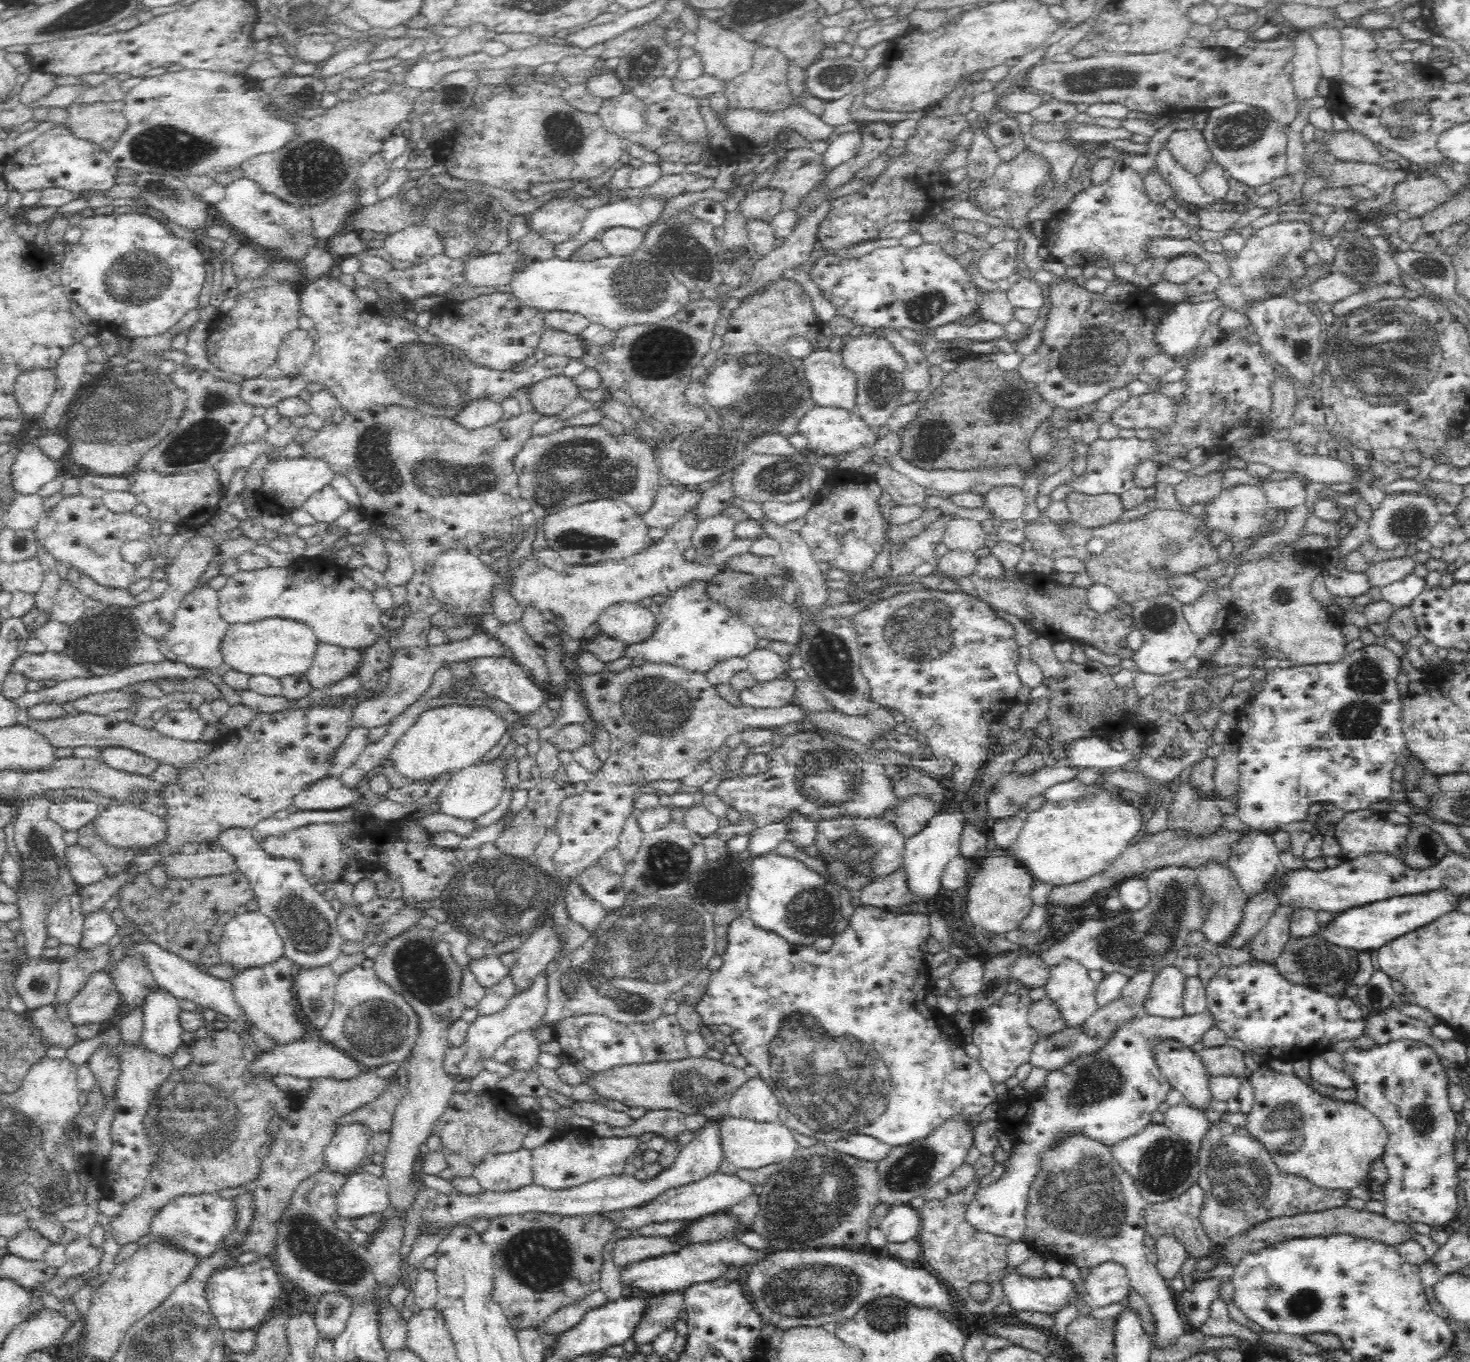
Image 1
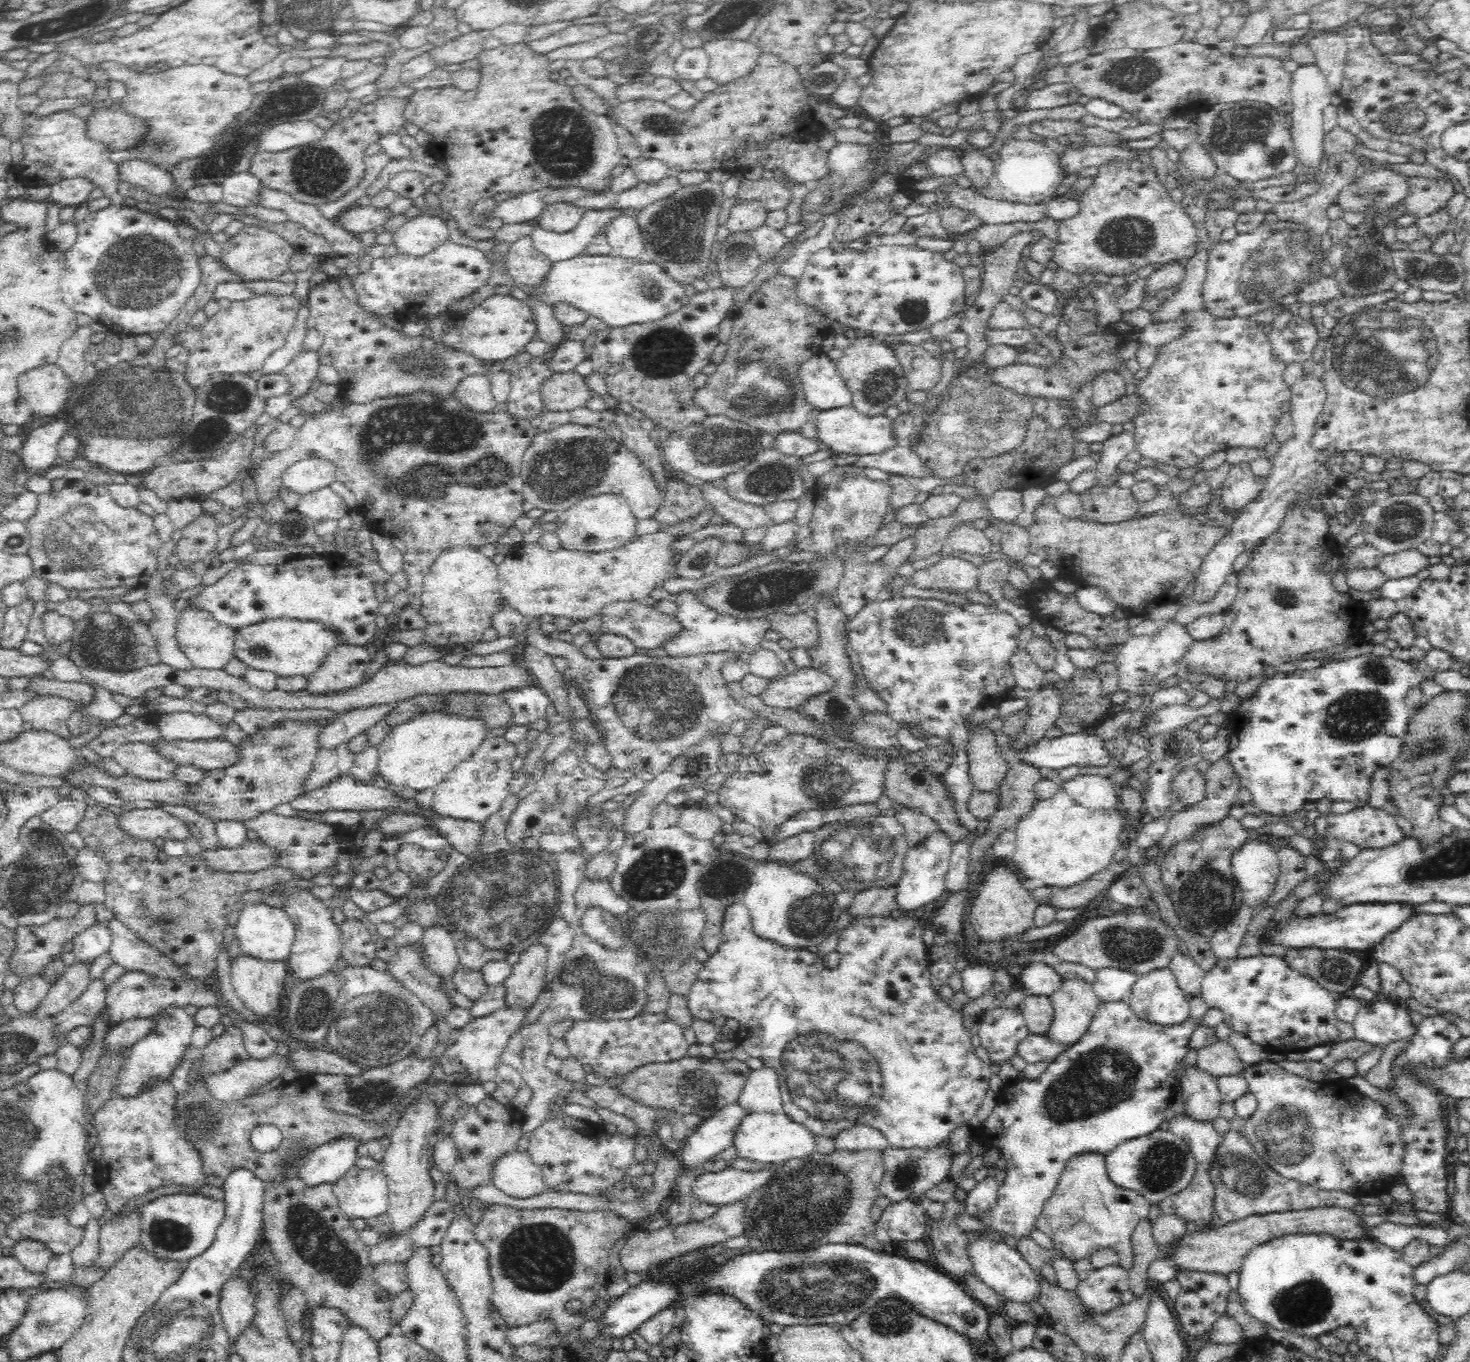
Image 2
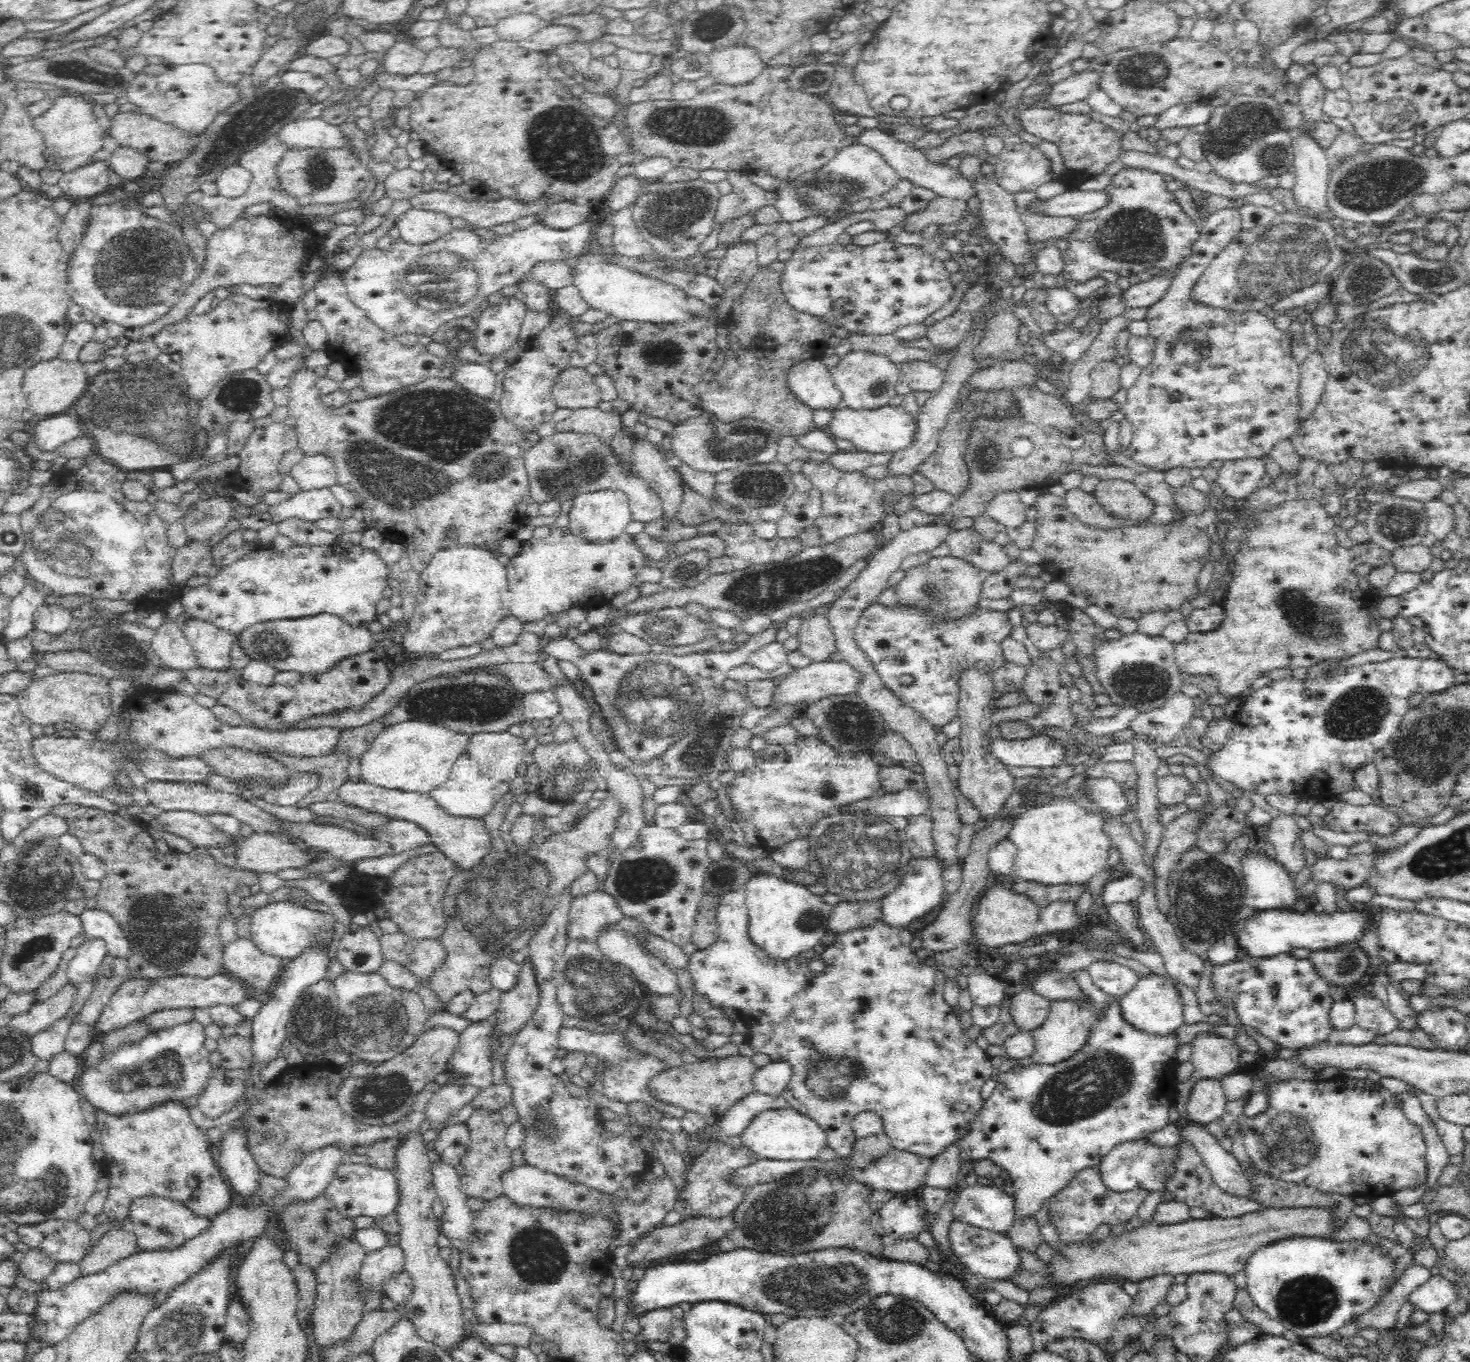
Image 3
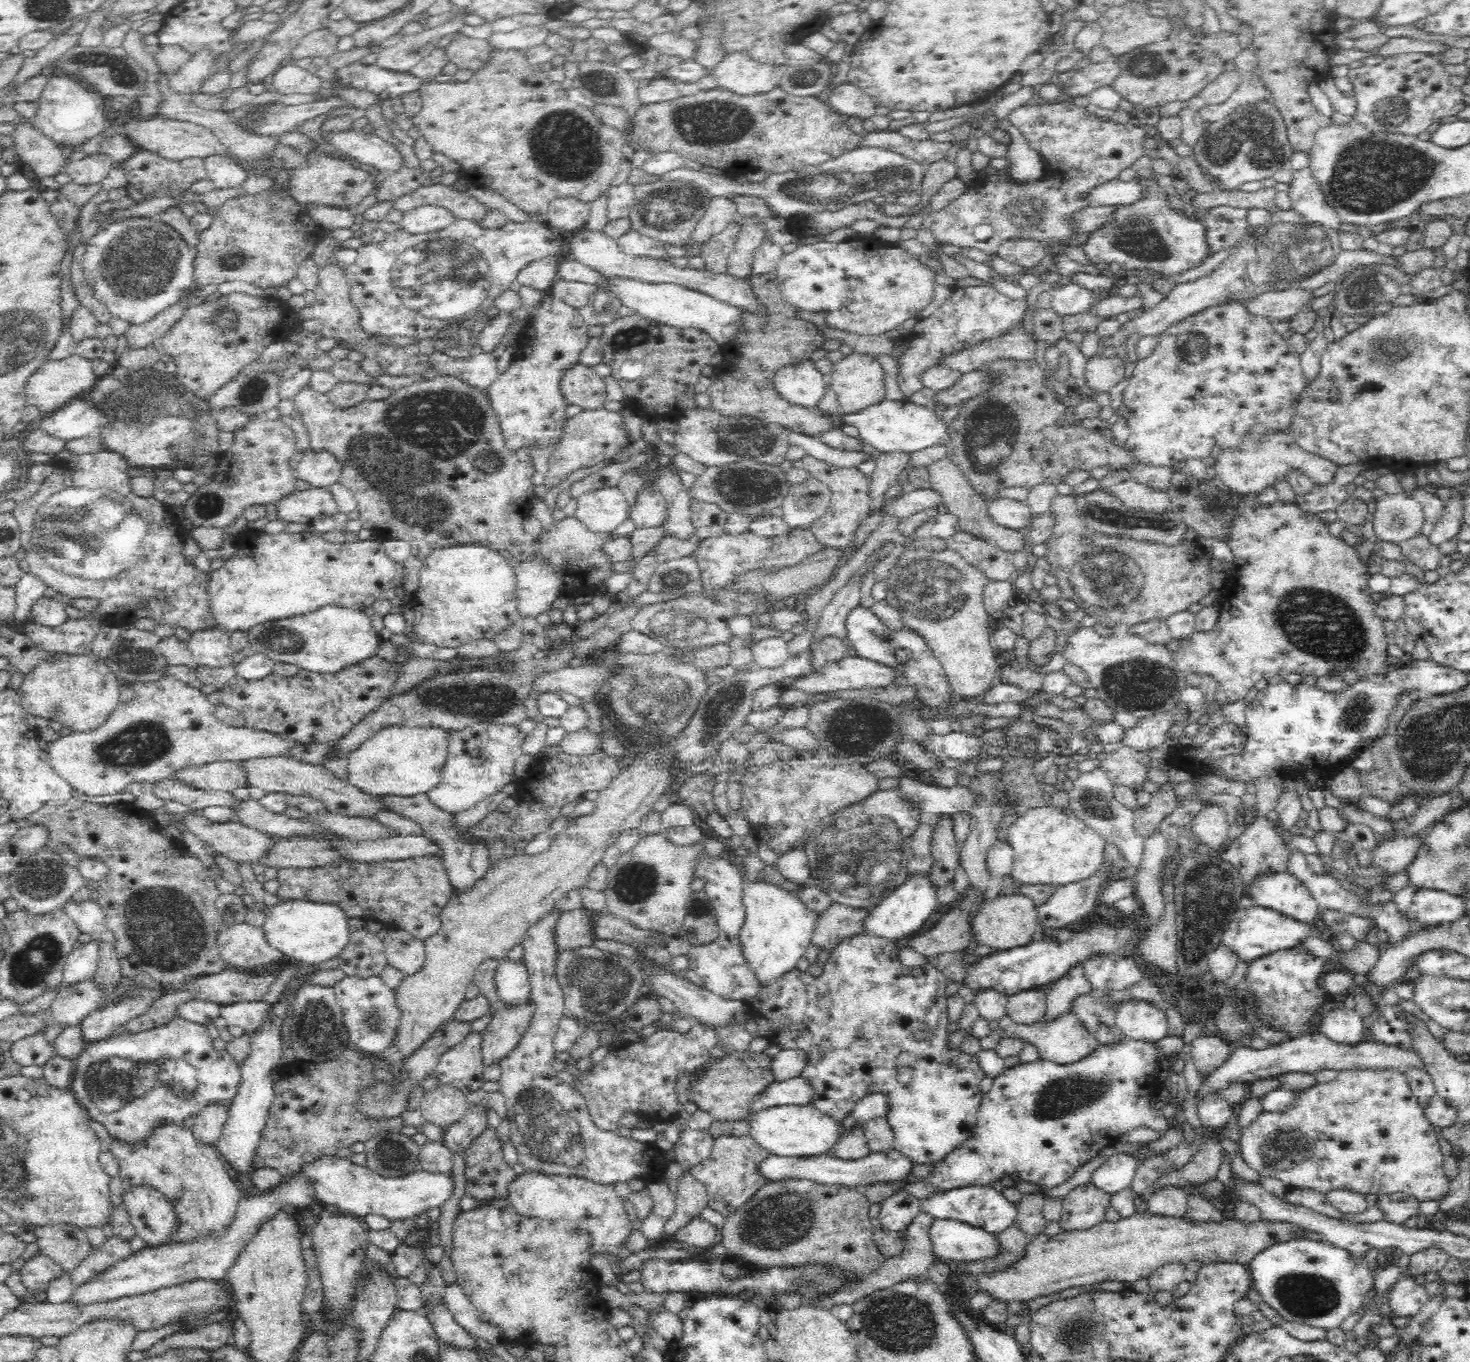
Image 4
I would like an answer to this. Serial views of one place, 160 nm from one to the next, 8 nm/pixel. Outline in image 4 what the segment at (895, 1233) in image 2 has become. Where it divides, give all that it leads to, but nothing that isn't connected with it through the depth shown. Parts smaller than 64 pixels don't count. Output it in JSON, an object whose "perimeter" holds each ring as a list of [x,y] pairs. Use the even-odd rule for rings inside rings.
{"perimeter":[[[901,1190],[881,1202],[878,1220],[886,1231],[901,1233],[915,1218],[918,1212],[918,1199]]]}

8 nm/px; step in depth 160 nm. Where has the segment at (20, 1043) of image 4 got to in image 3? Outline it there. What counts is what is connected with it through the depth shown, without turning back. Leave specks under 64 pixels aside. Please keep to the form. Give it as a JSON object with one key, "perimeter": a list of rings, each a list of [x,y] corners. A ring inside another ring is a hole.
{"perimeter":[[[67,1018],[57,1020],[46,1030],[29,1036],[29,1052],[39,1060],[50,1061],[64,1051],[66,1032],[72,1021]]]}

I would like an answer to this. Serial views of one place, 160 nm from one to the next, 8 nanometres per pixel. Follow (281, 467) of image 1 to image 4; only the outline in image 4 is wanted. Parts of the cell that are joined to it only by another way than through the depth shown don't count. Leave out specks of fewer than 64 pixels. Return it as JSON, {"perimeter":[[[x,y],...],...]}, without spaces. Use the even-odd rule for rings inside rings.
{"perimeter":[[[307,452],[295,466],[298,478],[312,487],[328,488],[340,483],[342,464],[332,452]]]}

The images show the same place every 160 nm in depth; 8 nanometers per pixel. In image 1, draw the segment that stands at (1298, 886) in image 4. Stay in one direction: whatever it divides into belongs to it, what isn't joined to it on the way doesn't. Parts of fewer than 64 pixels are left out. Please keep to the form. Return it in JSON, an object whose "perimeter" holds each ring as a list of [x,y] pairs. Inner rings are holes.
{"perimeter":[[[1251,830],[1232,844],[1226,864],[1249,900],[1264,892],[1276,878],[1281,865],[1278,854],[1271,835],[1266,832]]]}

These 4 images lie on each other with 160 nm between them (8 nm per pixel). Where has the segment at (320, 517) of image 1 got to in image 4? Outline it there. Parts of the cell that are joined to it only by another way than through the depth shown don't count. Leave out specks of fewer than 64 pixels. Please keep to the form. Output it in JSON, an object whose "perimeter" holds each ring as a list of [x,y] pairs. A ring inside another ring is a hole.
{"perimeter":[[[312,487],[310,490],[298,490],[280,500],[277,514],[281,521],[303,522],[311,524],[322,516],[333,516],[337,512],[337,503],[326,488]]]}

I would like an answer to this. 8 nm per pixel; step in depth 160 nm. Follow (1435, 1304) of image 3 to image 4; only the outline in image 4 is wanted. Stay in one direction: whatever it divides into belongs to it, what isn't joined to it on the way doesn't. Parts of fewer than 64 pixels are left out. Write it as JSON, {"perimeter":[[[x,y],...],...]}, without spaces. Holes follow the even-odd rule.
{"perimeter":[[[1400,1273],[1396,1282],[1385,1292],[1385,1297],[1388,1298],[1390,1312],[1397,1317],[1412,1317],[1430,1298],[1424,1287],[1415,1283],[1415,1278],[1406,1273]]]}

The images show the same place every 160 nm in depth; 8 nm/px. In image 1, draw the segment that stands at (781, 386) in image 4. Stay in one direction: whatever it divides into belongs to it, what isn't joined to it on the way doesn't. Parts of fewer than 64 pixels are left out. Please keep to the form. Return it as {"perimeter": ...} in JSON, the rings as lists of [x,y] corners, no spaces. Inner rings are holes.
{"perimeter":[[[828,348],[810,351],[803,358],[803,366],[814,406],[856,411],[856,377],[844,371],[839,353]]]}

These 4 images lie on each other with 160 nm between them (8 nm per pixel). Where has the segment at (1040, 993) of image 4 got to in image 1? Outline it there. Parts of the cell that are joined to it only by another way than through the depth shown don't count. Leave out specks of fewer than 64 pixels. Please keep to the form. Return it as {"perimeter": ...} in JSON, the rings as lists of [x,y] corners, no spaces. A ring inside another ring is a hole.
{"perimeter":[[[1046,996],[1028,1006],[1027,1021],[1040,1037],[1064,1029],[1064,1021],[1060,1018],[1056,1003]]]}

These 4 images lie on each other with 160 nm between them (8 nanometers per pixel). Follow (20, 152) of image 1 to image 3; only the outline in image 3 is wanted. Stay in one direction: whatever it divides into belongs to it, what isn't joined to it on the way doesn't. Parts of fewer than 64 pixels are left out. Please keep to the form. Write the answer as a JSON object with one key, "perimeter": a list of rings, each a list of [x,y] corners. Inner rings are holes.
{"perimeter":[[[71,92],[49,100],[49,110],[33,119],[33,125],[44,135],[49,160],[47,169],[61,169],[65,173],[90,162],[91,156],[102,148],[106,121],[94,116],[94,106],[97,103],[84,94]]]}

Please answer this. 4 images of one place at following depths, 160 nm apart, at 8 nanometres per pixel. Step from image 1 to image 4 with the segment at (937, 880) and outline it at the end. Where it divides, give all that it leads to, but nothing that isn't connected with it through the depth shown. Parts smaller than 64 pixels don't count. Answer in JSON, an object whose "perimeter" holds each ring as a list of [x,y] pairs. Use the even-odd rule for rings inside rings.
{"perimeter":[[[907,877],[890,896],[868,910],[863,922],[862,934],[888,940],[890,944],[902,944],[906,936],[918,932],[929,916],[939,910],[936,891],[927,877]]]}

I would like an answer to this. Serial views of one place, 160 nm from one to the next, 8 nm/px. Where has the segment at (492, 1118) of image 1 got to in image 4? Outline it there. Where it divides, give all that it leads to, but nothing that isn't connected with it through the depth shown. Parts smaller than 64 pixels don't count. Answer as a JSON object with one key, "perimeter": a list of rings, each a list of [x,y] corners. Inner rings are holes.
{"perimeter":[[[486,1127],[466,1149],[465,1153],[465,1190],[476,1201],[482,1202],[489,1199],[507,1199],[509,1186],[516,1180],[517,1174],[504,1160],[503,1147],[497,1138],[495,1129]]]}

